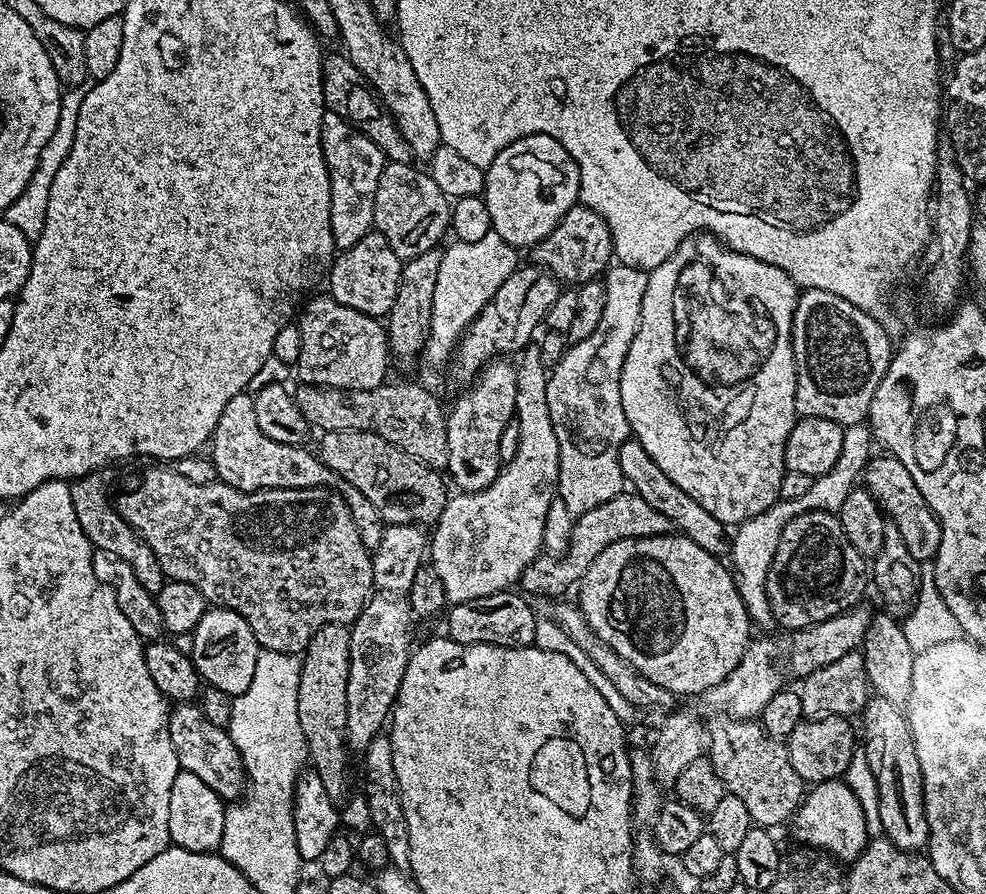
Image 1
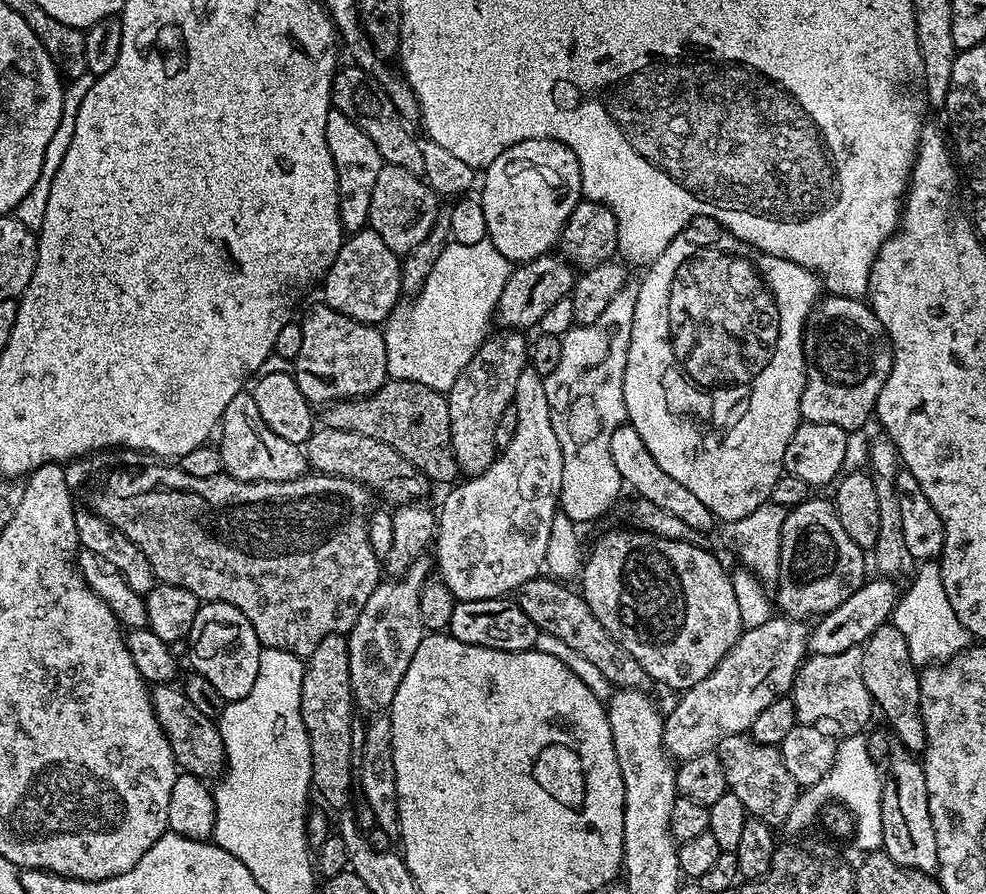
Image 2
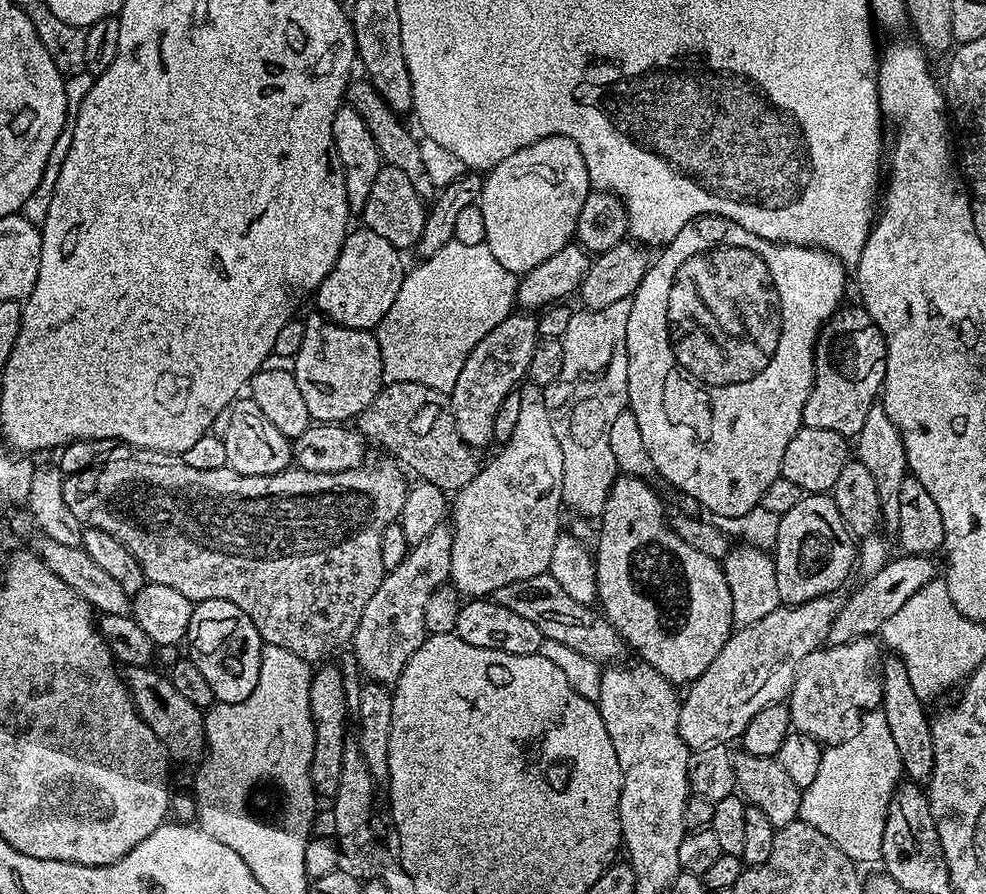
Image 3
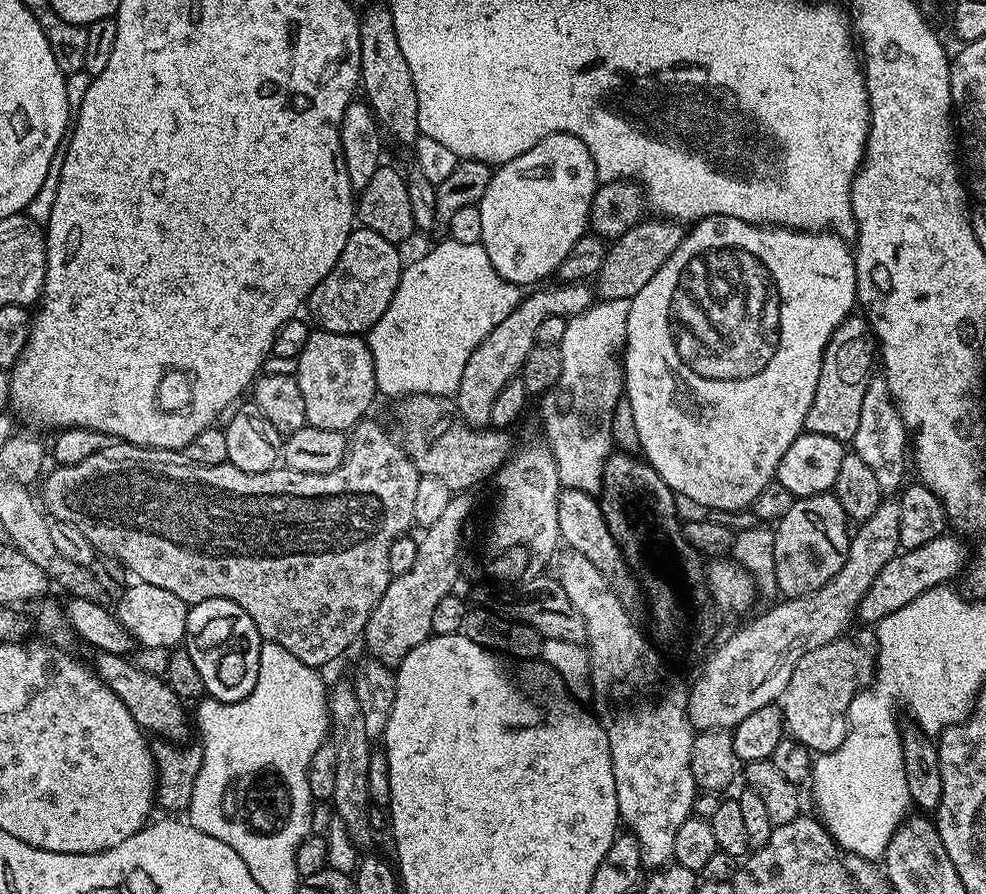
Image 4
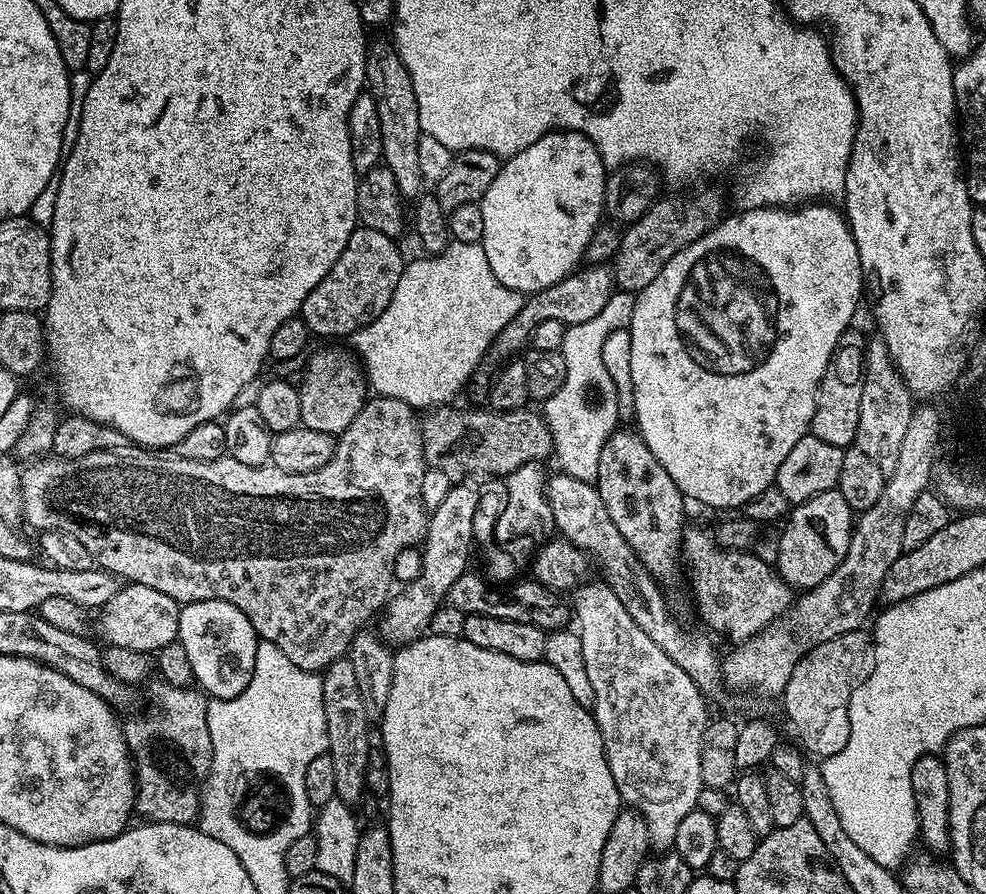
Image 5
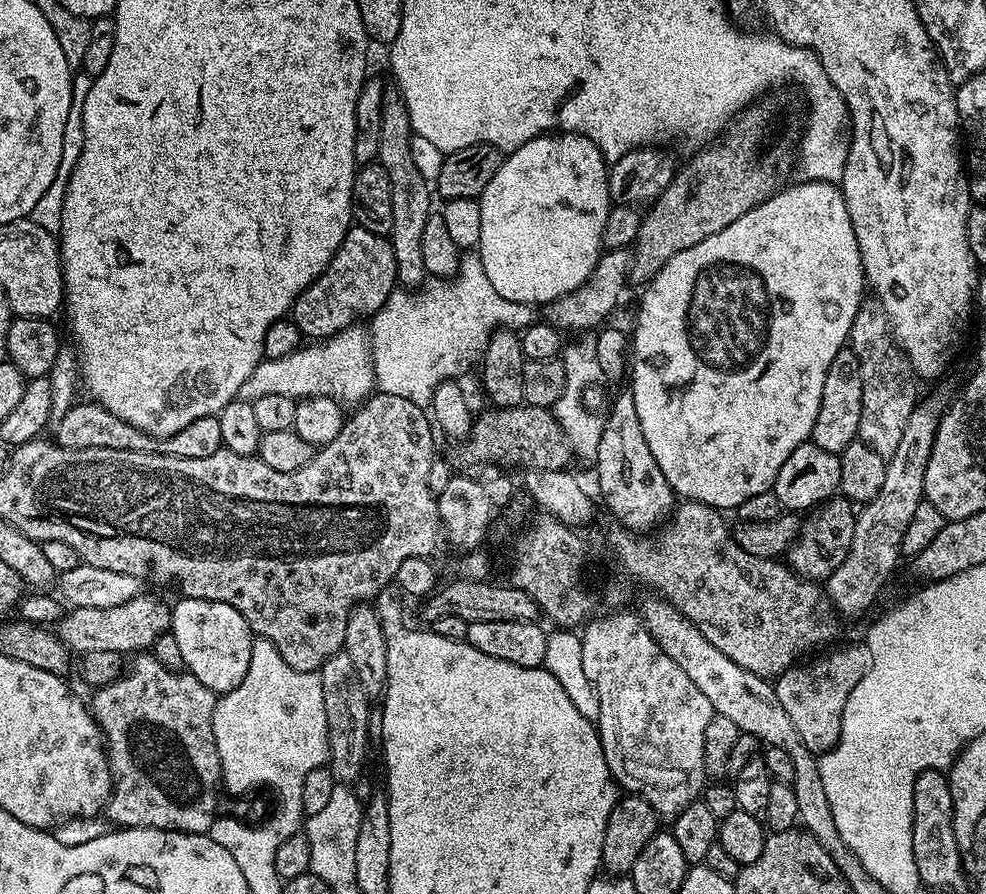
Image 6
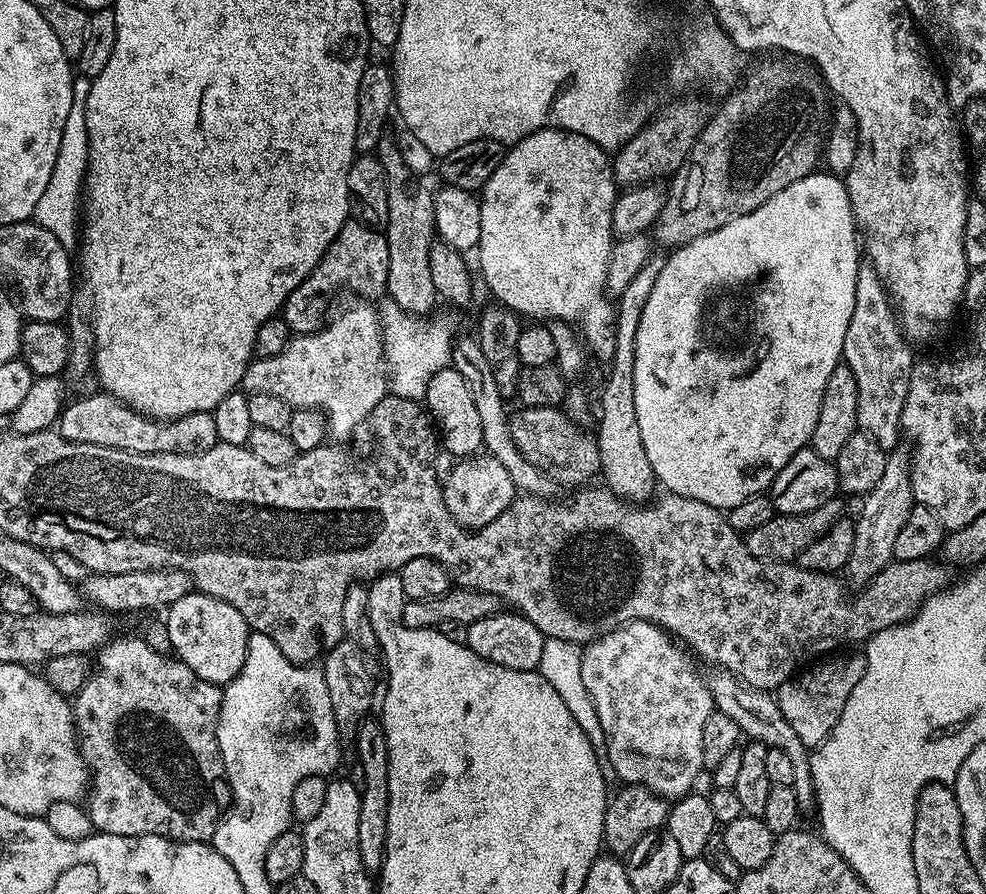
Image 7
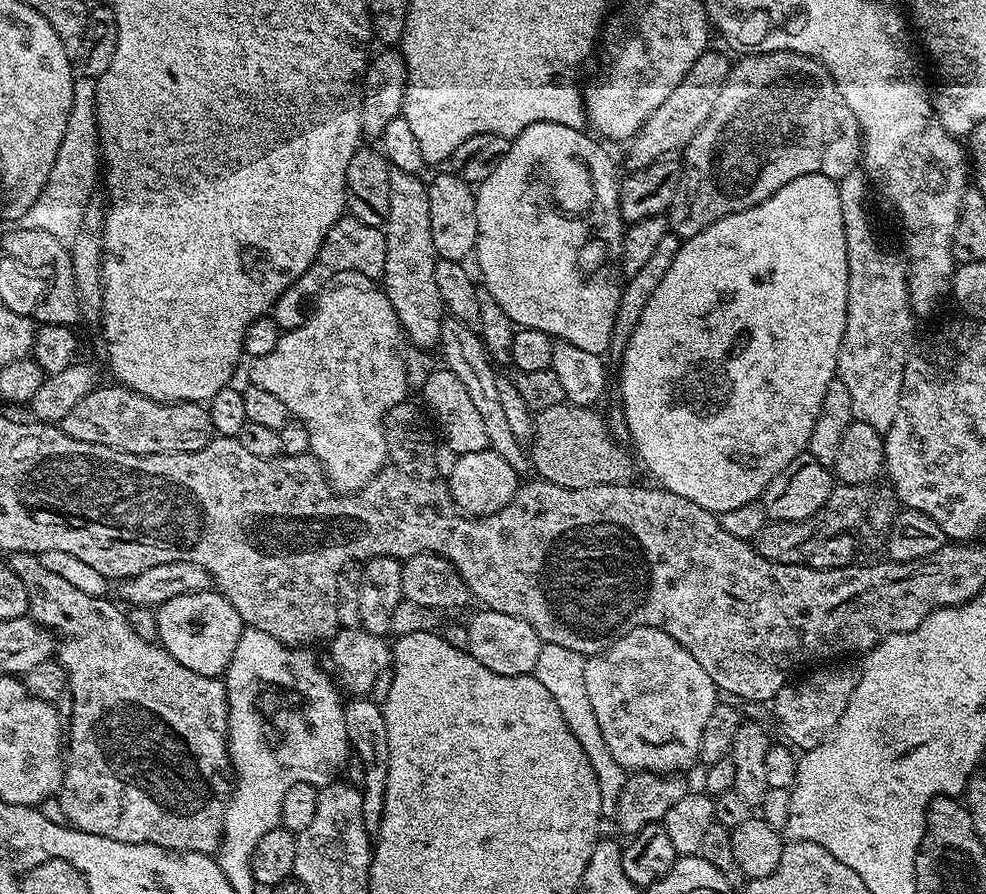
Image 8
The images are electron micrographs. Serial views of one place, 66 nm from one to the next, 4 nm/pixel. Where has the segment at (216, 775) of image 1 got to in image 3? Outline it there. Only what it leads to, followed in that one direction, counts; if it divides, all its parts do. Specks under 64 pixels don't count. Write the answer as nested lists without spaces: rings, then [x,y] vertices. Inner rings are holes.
[[[125,667],[122,672],[124,685],[132,695],[136,713],[143,718],[146,726],[154,730],[154,734],[164,743],[164,750],[173,761],[199,761],[206,751],[204,742],[204,712],[194,702],[189,702],[174,690],[171,679],[167,675],[159,676],[151,667]]]

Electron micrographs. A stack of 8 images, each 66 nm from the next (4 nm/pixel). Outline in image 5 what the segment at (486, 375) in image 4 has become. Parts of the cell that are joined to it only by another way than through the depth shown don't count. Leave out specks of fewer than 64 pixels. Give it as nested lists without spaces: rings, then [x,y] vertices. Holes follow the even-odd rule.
[[[588,264],[572,272],[566,278],[562,278],[562,282],[554,282],[554,286],[546,286],[546,290],[531,293],[525,299],[518,314],[511,318],[509,324],[497,334],[491,343],[491,355],[504,356],[503,358],[515,357],[531,341],[532,331],[534,326],[538,326],[538,322],[554,320],[567,326],[594,318],[602,312],[602,306],[610,302],[613,291],[614,281],[611,267],[608,264]]]

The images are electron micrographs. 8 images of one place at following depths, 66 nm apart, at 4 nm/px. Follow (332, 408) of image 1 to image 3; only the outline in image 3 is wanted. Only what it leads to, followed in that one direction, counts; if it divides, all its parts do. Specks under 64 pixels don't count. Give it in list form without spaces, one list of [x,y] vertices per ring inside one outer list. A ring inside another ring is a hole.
[[[418,382],[385,383],[374,402],[370,402],[370,406],[366,406],[366,410],[362,410],[362,414],[356,417],[354,427],[365,441],[372,443],[373,440],[374,443],[381,444],[388,451],[385,453],[399,461],[409,473],[417,472],[421,481],[432,483],[447,494],[455,494],[464,489],[482,467],[481,461],[476,461],[477,453],[464,441],[462,434],[458,434],[449,393],[419,385]]]

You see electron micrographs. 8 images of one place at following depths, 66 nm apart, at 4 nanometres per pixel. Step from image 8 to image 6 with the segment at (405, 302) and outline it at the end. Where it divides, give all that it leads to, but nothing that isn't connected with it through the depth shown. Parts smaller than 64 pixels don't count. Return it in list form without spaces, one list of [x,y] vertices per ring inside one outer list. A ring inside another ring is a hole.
[[[385,91],[382,102],[382,138],[378,142],[378,162],[386,170],[386,174],[390,174],[394,223],[388,237],[394,250],[397,283],[406,288],[419,287],[425,281],[421,238],[426,220],[434,208],[429,181],[422,178],[422,173],[418,171],[418,166],[414,166],[414,157],[410,154],[413,135],[410,114],[399,91]]]

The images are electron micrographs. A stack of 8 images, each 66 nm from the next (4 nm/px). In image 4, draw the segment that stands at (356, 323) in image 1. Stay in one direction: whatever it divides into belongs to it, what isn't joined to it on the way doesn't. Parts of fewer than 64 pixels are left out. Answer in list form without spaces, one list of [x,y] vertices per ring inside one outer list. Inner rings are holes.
[[[309,331],[302,354],[294,361],[294,375],[306,401],[307,427],[347,433],[369,415],[368,407],[378,396],[374,358],[363,335]]]

